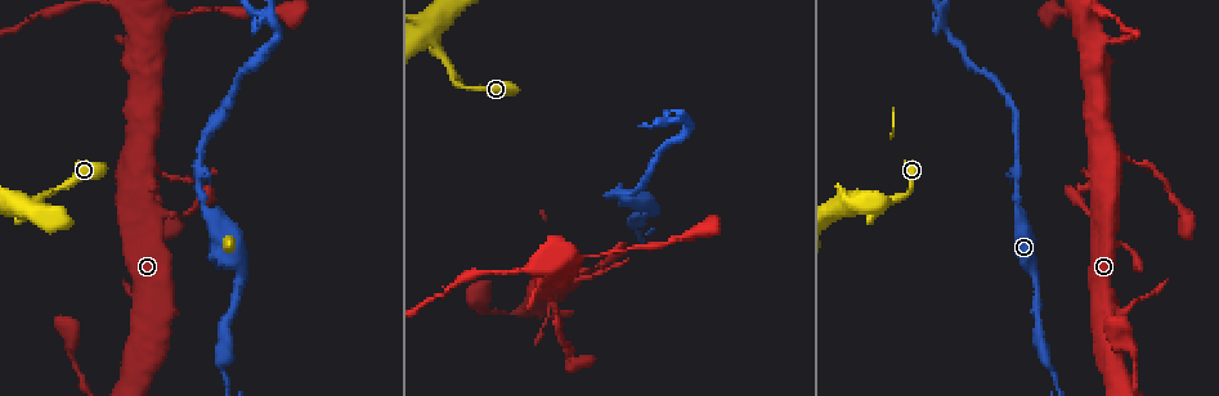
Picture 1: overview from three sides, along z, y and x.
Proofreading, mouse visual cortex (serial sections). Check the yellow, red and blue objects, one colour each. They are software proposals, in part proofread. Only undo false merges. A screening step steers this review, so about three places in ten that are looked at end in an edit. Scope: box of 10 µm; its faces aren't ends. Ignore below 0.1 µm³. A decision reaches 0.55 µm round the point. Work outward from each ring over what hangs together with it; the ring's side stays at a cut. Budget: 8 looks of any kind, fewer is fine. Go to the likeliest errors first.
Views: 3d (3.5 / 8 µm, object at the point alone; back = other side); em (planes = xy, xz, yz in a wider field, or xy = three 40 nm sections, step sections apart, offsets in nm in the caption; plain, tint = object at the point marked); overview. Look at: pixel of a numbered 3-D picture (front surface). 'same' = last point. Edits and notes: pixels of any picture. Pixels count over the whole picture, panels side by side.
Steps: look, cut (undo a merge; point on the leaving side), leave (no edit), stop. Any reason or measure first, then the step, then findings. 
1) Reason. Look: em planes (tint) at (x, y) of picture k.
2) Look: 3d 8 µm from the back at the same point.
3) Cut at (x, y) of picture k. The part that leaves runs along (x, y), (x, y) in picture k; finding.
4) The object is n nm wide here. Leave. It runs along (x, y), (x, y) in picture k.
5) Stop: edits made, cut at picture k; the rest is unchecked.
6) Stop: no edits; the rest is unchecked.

Abrupt turn. Look: 3d 3.5 µm at (266, 18) of picture 1.

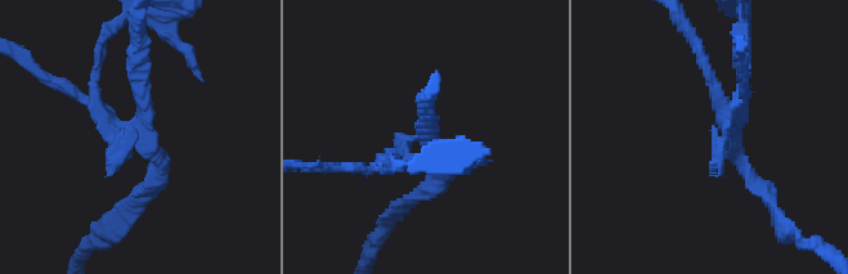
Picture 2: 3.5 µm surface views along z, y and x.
Need the tissue. Look: em xy step 3 (tint) at (732, 134) of picture 2.

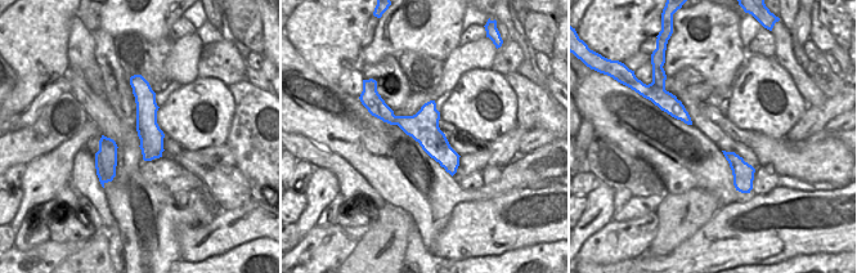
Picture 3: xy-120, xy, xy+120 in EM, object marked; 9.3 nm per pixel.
Cut at (736, 102) of picture 2. The part that leaves runs along (736, 125), (746, 89) in picture 2; two cells meet here.

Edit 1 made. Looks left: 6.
Four-way junction. Look: 3d 3.5 µm at (433, 33) of picture 1.

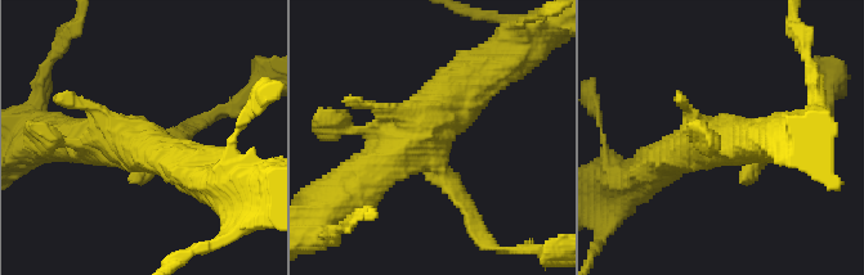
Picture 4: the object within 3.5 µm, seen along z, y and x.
Shape alone is not enough. Look: em xy step 2 (tint) at (428, 145) of picture 4.

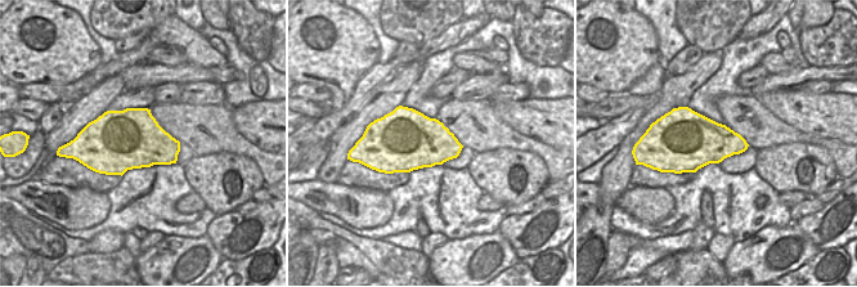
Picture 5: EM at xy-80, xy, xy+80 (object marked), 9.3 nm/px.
Cut it another way. Look: em xy step 1 (tint) at the same point.

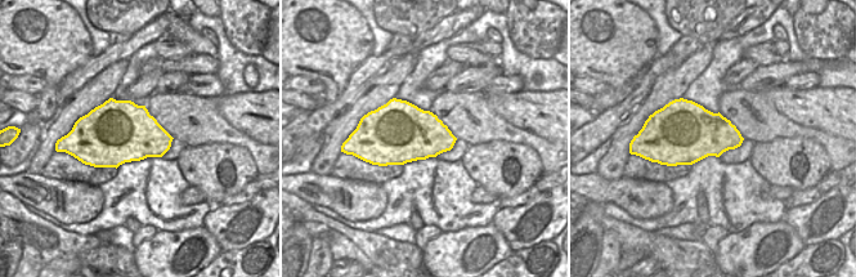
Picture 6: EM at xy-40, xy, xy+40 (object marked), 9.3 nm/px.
Leave. It runs along (789, 138), (697, 141), (658, 166) in picture 4; one cell here.

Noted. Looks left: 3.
A fork. Look: 3d 3.5 µm at (133, 161) of picture 1.

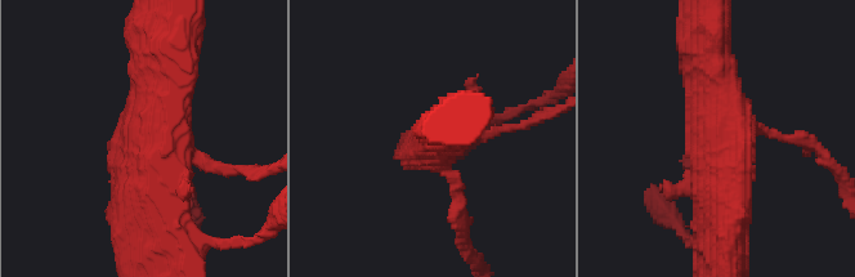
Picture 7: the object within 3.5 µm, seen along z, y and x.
Need the tissue. Look: em xy step 1 (tint) at (145, 130) of picture 7.

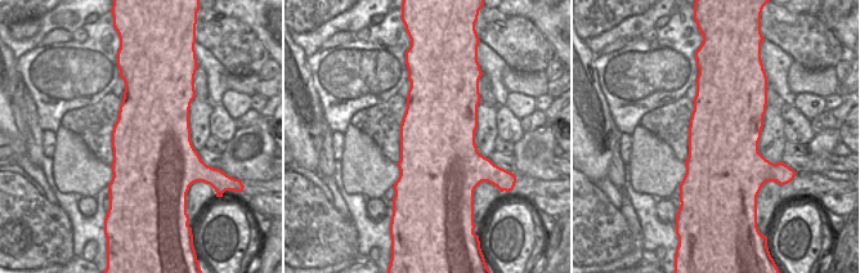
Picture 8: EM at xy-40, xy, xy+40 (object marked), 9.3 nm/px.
Leave. It runs along (720, 228), (714, 196), (711, 50) in picture 7; continuous, no second cell.

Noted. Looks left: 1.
Stop: edits made, cut at picture 2; the rest is unchecked.

